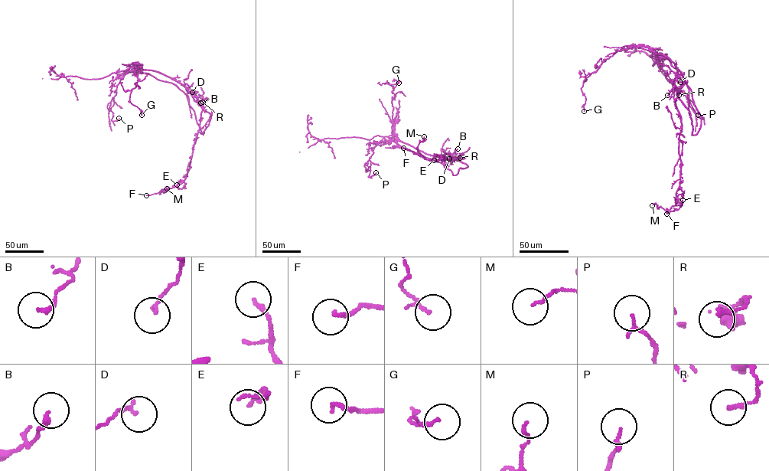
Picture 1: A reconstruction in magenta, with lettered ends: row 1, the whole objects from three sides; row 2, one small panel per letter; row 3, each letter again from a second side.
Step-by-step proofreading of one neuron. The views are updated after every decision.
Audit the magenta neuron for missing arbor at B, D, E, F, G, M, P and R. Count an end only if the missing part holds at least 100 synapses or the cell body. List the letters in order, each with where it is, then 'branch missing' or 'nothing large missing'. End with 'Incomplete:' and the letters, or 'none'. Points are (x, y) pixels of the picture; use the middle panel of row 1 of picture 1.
B: at (457, 148); nothing large missing
D: at (449, 158); nothing large missing
E: at (434, 160); nothing large missing
F: at (403, 148); nothing large missing
G: at (399, 83); nothing large missing
M: at (424, 136); nothing large missing
P: at (376, 172); nothing large missing
R: at (460, 158); nothing large missing
Incomplete: none

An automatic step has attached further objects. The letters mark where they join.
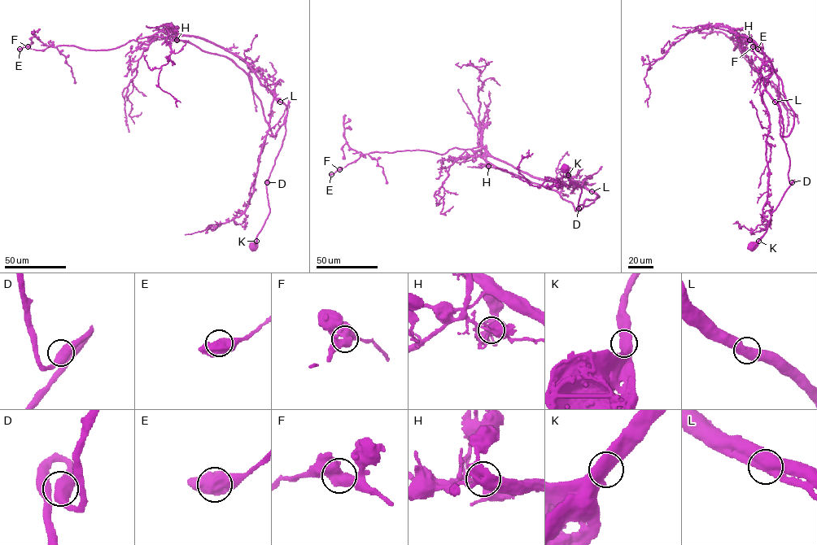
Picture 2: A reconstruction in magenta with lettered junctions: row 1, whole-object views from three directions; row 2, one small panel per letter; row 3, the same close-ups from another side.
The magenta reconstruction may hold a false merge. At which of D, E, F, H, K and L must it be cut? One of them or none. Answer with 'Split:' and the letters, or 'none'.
Split: none

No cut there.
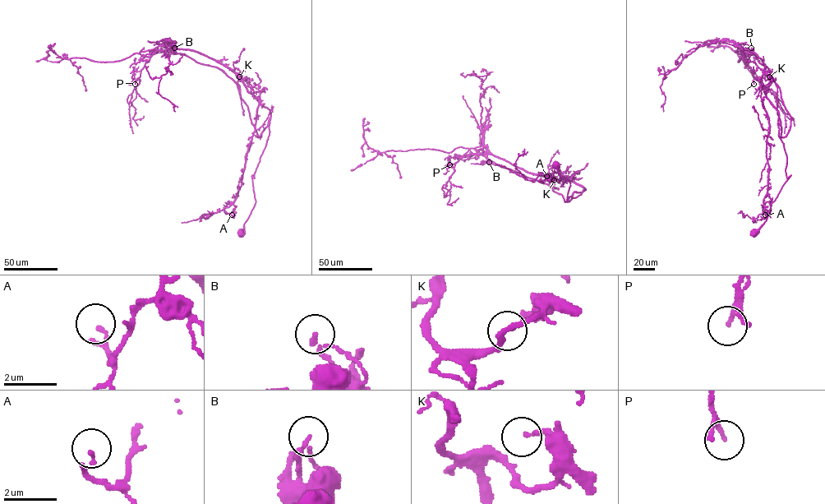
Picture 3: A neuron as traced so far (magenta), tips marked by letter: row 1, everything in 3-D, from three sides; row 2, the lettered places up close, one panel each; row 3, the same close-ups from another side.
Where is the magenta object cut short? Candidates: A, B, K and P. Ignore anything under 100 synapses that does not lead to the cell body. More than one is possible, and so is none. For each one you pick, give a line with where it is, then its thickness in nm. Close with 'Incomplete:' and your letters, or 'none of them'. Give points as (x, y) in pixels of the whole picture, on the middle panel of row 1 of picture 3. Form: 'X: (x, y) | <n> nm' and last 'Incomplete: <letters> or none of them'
Incomplete: none of them

